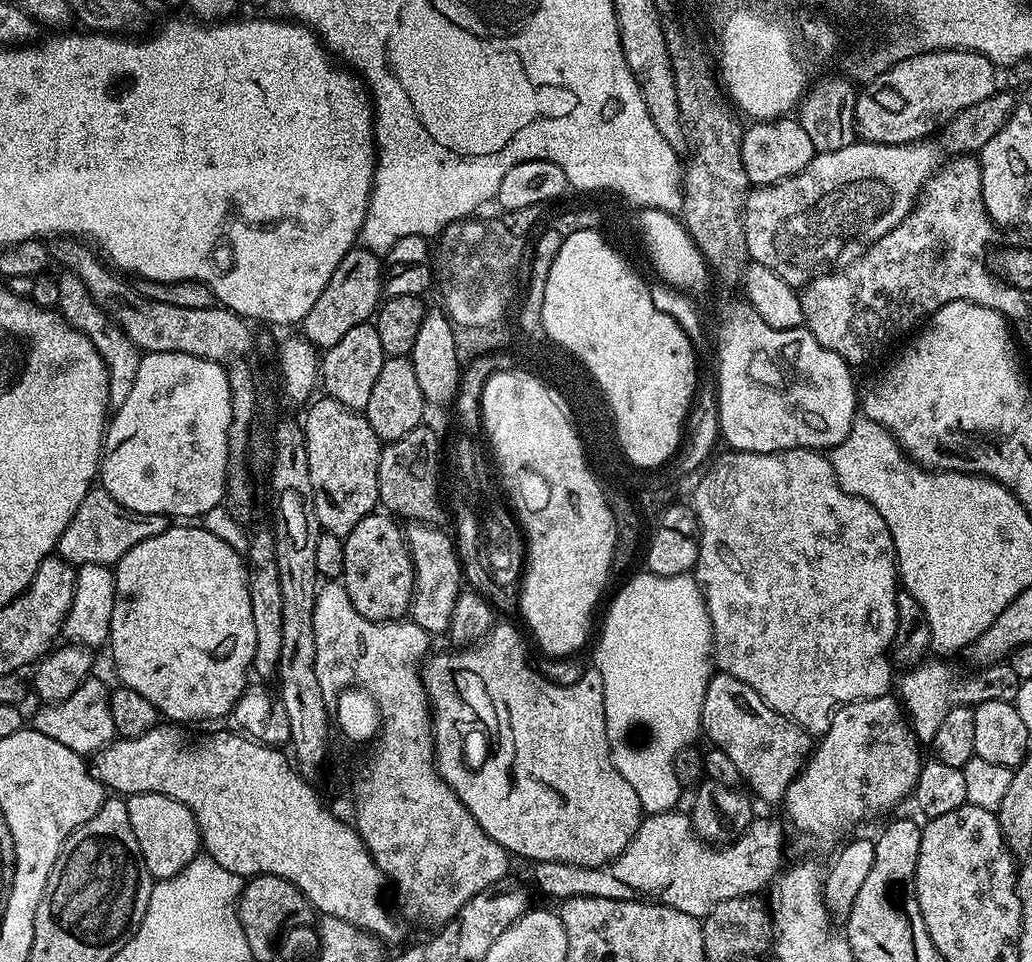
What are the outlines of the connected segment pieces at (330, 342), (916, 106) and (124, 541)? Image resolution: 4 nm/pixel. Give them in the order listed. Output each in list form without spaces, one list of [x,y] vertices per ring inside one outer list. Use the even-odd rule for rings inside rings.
[[[353,246],[342,258],[338,270],[330,274],[330,282],[326,282],[326,290],[310,306],[302,321],[302,334],[317,350],[327,350],[336,345],[354,326],[369,323],[382,300],[382,281],[385,269],[380,269],[381,257],[363,246]]]
[[[920,50],[897,60],[863,87],[856,98],[857,137],[870,144],[915,144],[931,137],[966,106],[997,92],[998,68],[977,52]]]
[[[93,486],[82,498],[82,506],[74,510],[74,518],[70,518],[70,526],[62,530],[62,538],[56,544],[56,552],[60,559],[73,566],[82,564],[107,564],[114,566],[126,554],[126,550],[134,550],[138,542],[146,542],[146,538],[154,538],[162,534],[170,526],[169,517],[162,514],[138,514],[126,506],[118,503],[109,492],[102,486]]]

